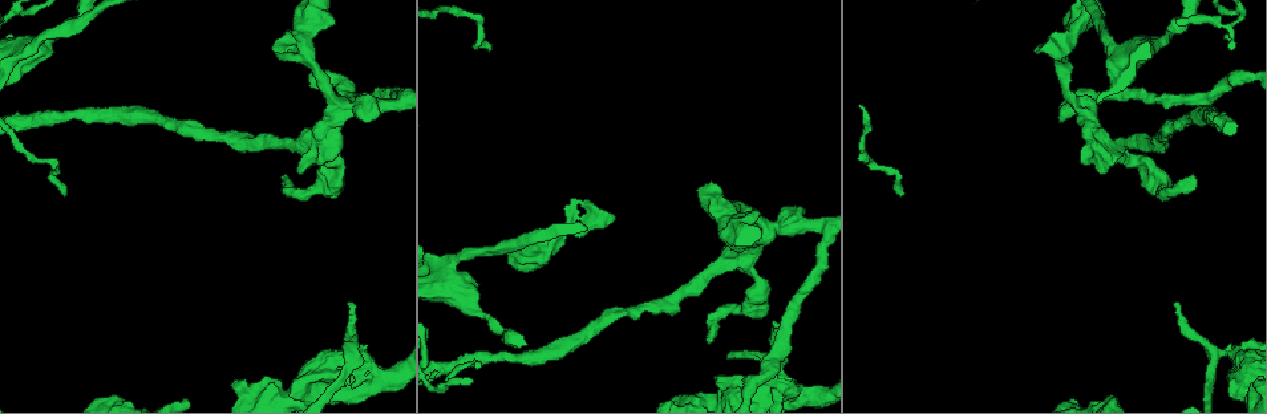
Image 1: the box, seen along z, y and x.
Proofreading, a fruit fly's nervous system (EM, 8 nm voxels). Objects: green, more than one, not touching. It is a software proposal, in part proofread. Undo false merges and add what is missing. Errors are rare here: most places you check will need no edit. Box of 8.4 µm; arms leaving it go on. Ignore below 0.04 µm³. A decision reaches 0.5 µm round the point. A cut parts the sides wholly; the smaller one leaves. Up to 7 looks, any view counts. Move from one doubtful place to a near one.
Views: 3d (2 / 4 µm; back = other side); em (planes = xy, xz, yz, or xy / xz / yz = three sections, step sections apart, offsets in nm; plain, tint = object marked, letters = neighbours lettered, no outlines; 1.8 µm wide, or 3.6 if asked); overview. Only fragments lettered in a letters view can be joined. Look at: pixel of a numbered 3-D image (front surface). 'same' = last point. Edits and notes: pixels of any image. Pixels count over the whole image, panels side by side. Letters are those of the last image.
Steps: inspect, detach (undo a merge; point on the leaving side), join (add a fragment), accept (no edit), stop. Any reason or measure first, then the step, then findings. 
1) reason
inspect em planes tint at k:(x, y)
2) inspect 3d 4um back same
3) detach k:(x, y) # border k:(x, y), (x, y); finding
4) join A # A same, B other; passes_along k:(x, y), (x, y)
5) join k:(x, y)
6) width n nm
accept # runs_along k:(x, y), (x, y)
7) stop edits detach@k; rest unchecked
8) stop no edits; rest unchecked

touches itself
inspect em planes letters at 1:(787, 389)

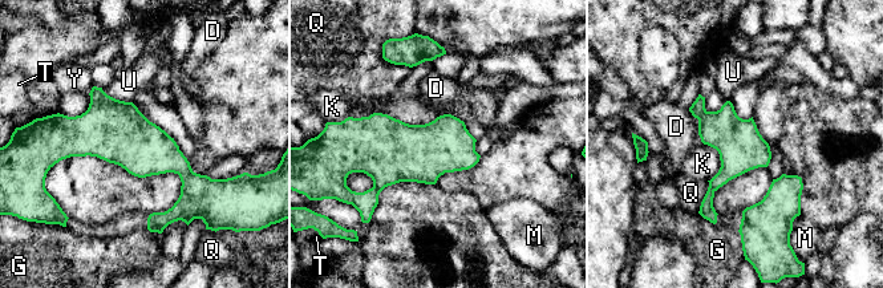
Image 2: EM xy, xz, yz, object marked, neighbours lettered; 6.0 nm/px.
longest_contact K 440 nm
detach 2:(697, 109) # D other, G other, K other, M other, Q other, T other, U other, Y other; border 2:(707, 112), (699, 121); two cells meet here

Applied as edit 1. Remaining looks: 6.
see it whole again
inspect overview

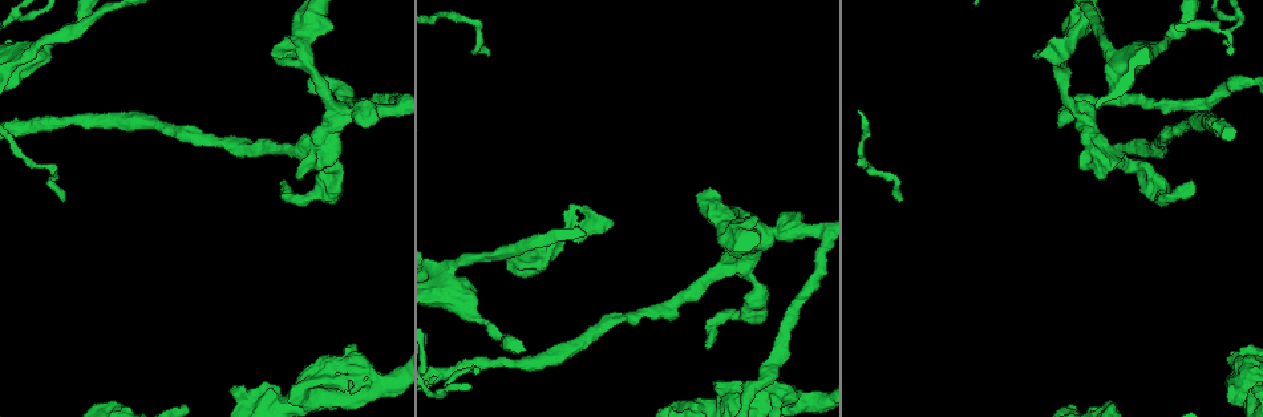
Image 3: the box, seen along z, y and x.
free end
inspect 3d 4um at 3:(712, 346)

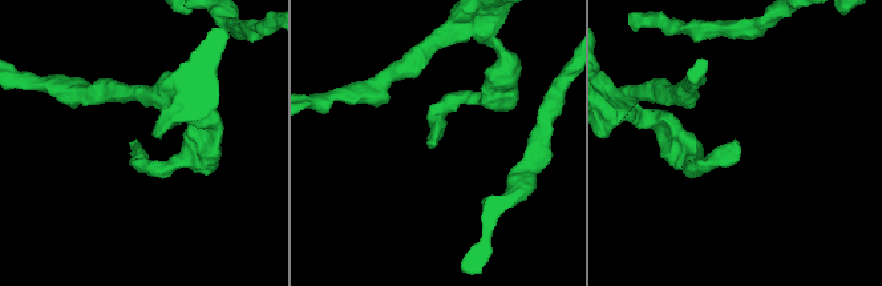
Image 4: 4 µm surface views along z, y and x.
now the EM
inspect em xy step 4 tint at 4:(734, 141)

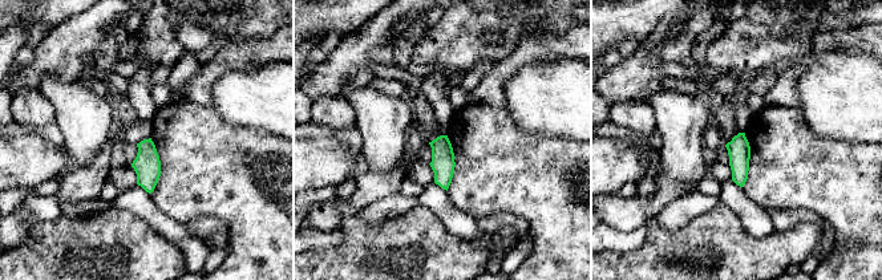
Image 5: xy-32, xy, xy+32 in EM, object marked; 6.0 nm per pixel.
inspect em yz step 8 letters same

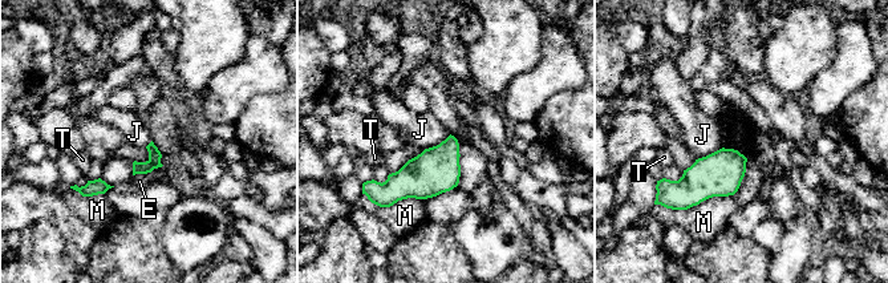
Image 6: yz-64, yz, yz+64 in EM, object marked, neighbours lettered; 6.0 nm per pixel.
longest_contact M 500 nm
accept # E other, J other, M other, T other; border 6:(722, 146), (697, 160); no lettered fragment goes on from it

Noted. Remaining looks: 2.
stop edits detach@2; rest unchecked

